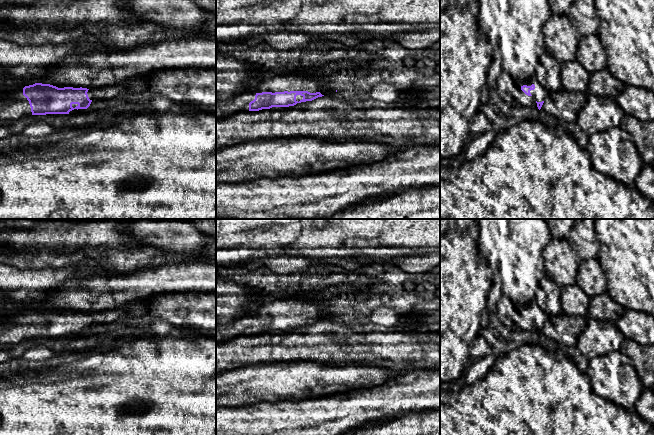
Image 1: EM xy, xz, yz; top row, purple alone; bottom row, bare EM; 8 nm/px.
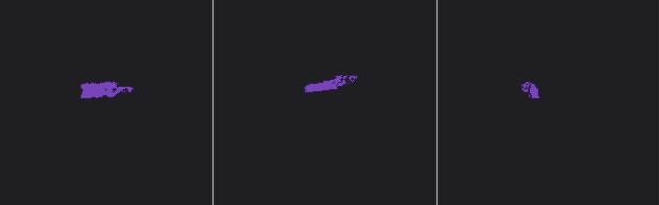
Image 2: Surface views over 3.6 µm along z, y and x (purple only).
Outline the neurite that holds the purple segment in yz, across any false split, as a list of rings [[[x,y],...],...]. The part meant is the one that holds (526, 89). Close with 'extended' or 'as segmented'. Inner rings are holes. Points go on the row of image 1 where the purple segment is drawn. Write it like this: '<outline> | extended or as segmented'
[[[533,77],[524,83],[511,84],[506,89],[506,95],[511,102],[531,109],[538,108],[540,110],[549,93]]] | extended

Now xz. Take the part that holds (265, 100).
[[[304,67],[289,71],[270,73],[263,77],[257,87],[239,96],[216,102],[216,118],[226,117],[241,112],[259,111],[272,107],[289,107],[297,103],[312,101],[318,97],[335,93],[333,77],[323,79],[309,75]]] | extended

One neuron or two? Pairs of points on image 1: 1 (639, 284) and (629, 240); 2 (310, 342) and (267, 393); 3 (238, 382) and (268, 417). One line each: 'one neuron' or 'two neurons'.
1: one neuron
2: two neurons
3: two neurons

